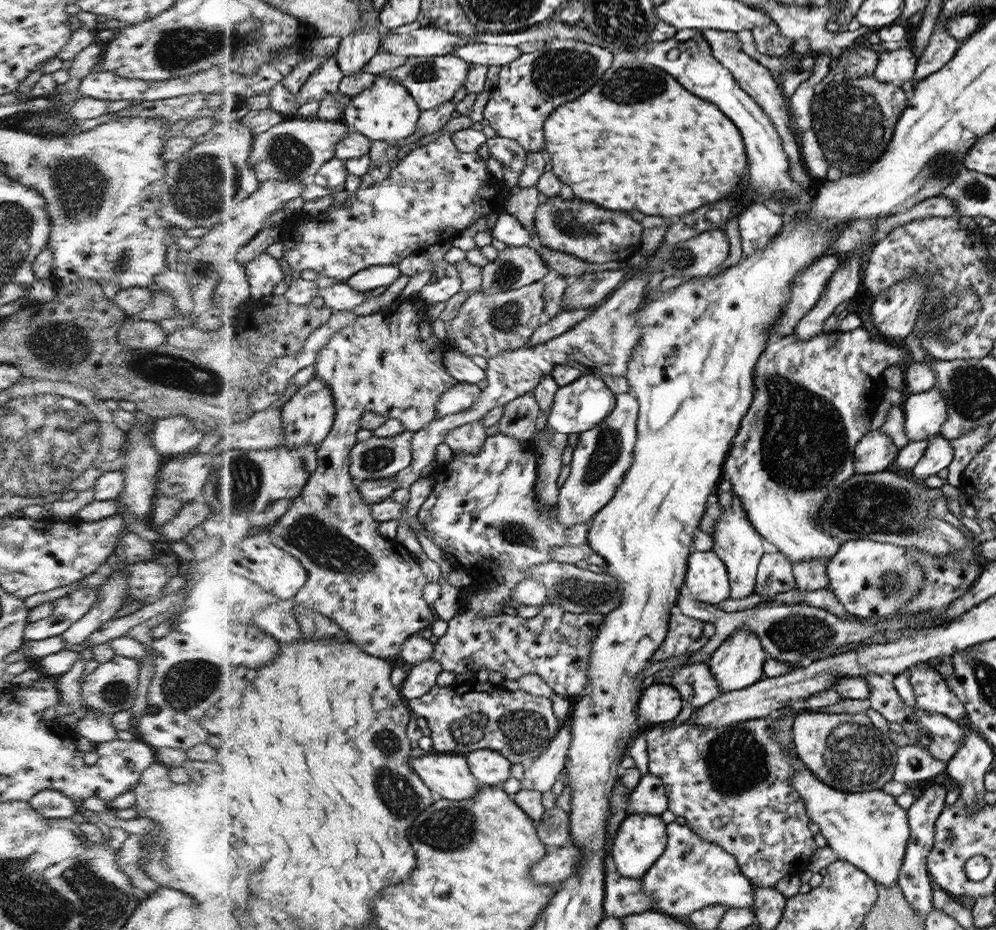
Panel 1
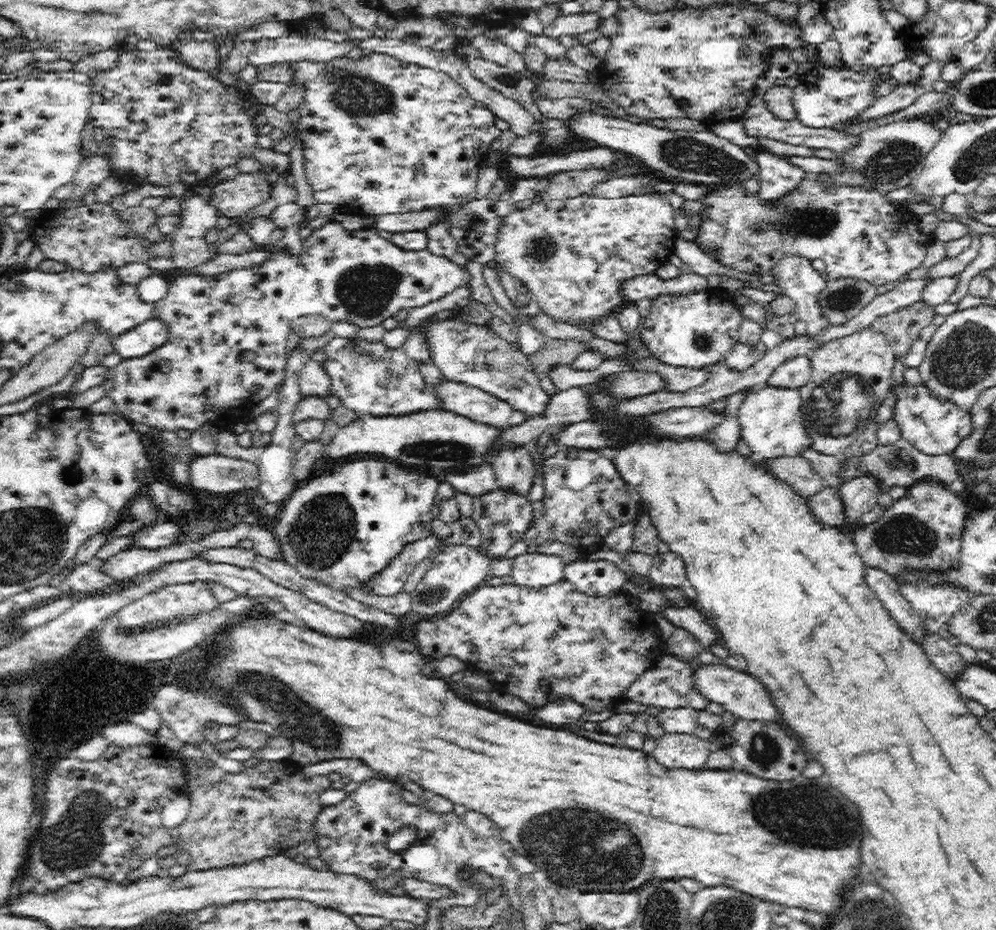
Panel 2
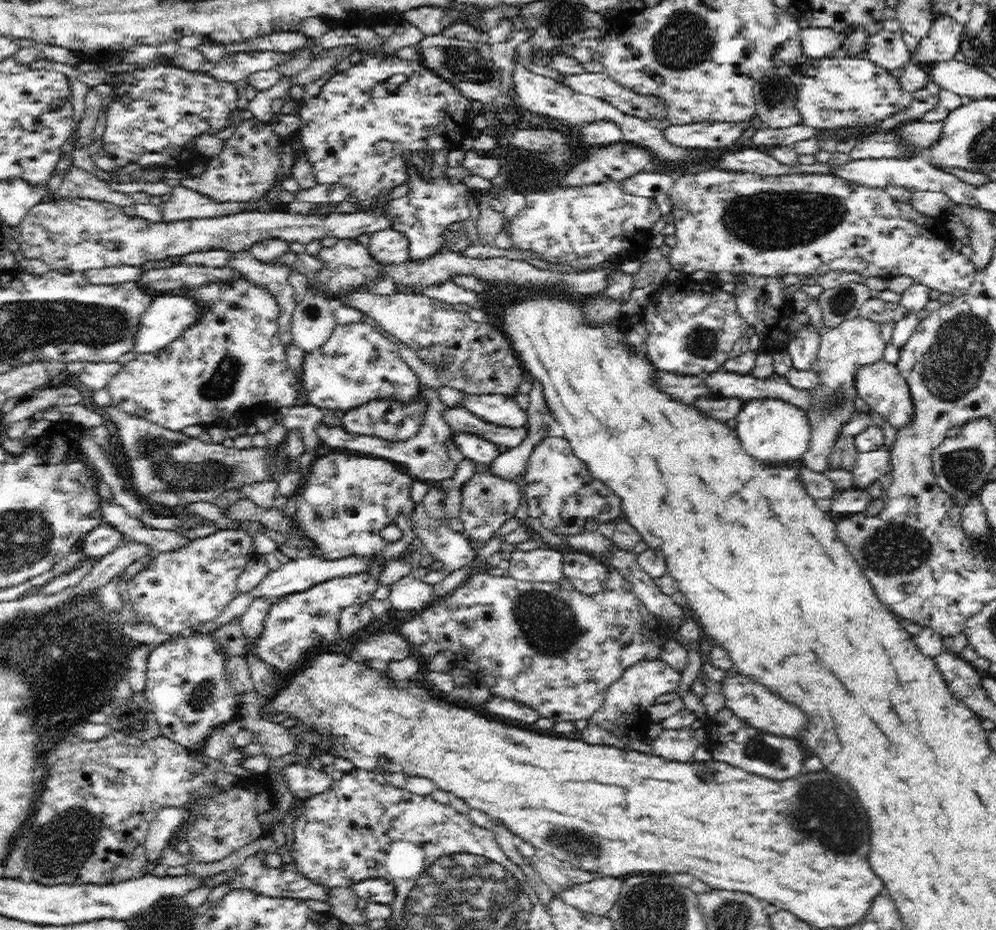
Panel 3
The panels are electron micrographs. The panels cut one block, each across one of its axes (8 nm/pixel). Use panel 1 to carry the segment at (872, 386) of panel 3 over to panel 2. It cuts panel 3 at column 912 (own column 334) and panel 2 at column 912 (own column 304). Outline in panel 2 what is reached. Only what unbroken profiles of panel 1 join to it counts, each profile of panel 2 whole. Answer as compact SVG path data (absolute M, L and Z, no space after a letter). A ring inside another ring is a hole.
M905 384L894 388L894 391L898 397L894 419L899 424L903 439L920 452L930 456L953 455L975 432L971 411L960 408L947 398L936 397L925 384Z

